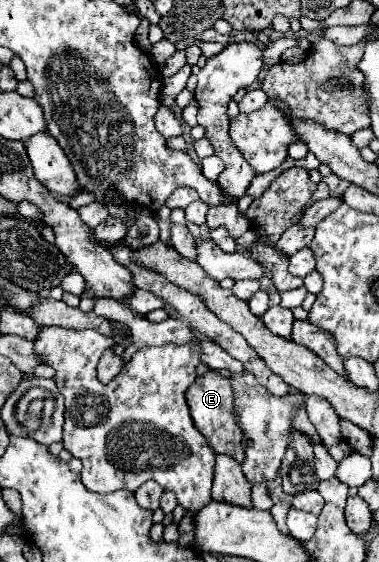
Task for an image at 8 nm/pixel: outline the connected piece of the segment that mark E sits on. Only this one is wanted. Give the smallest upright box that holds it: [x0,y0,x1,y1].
[186,370,244,462]

